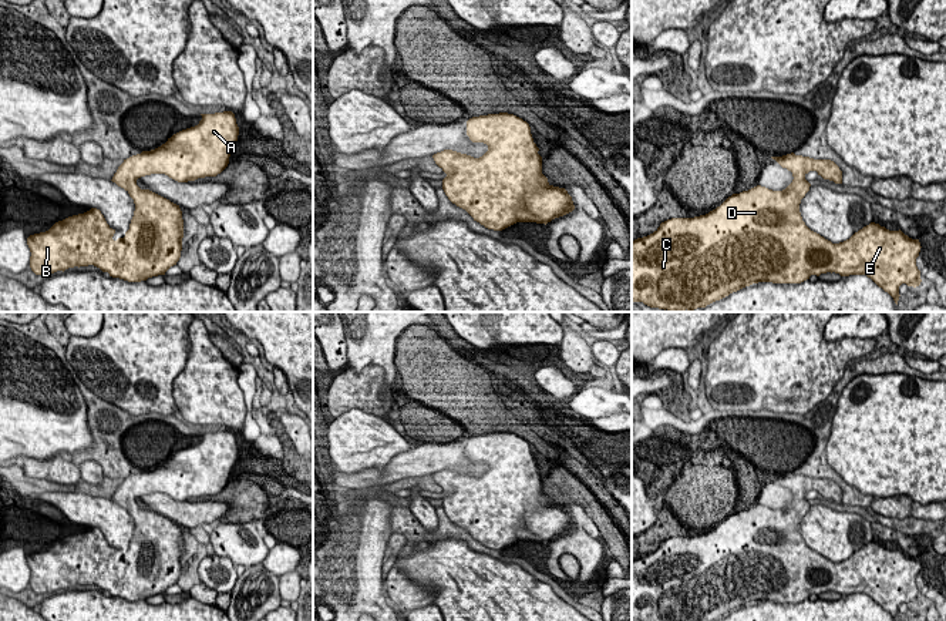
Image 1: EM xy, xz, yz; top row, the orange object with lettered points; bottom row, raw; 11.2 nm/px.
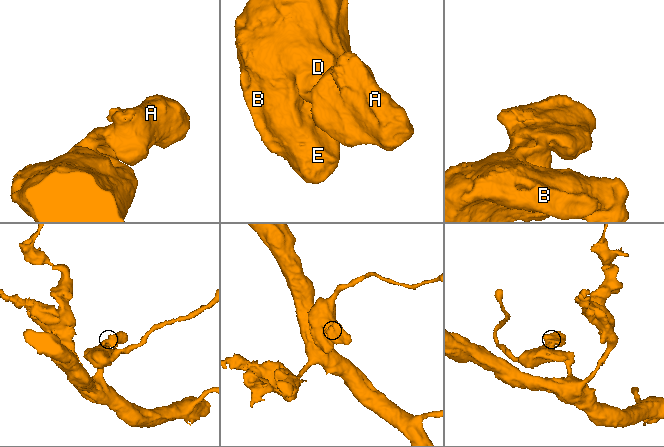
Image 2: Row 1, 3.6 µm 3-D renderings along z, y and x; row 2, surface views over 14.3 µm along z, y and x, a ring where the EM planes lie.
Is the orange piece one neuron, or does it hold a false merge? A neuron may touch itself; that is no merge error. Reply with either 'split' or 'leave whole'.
leave whole

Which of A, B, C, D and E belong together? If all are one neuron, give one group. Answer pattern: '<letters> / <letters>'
A B C D E

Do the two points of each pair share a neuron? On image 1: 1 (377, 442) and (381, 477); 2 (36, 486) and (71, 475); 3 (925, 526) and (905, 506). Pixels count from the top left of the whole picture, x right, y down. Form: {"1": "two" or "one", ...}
{"1": "two", "2": "two", "3": "two"}

